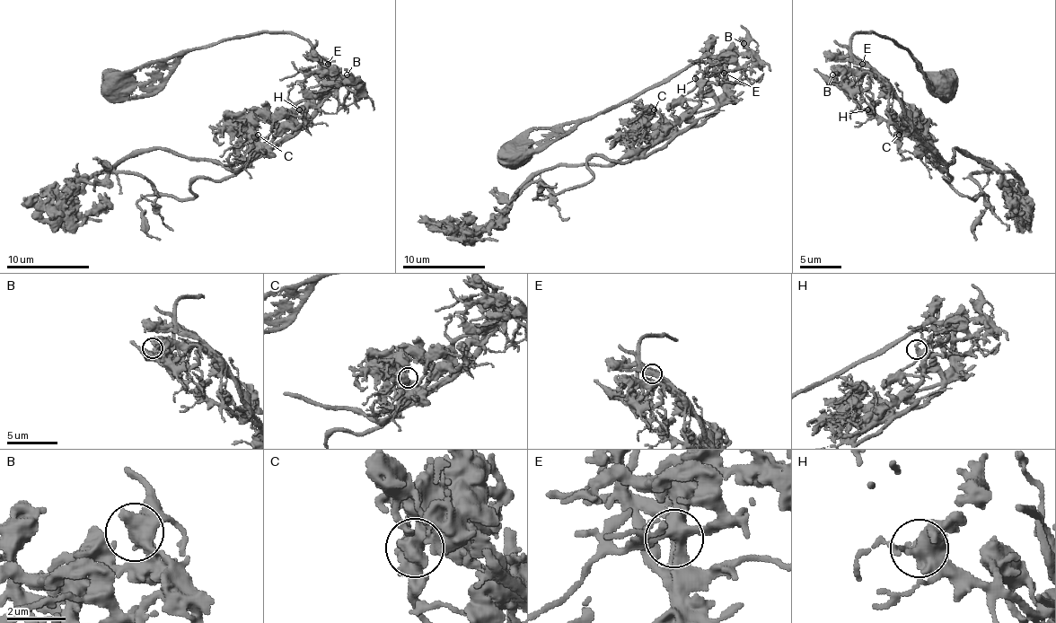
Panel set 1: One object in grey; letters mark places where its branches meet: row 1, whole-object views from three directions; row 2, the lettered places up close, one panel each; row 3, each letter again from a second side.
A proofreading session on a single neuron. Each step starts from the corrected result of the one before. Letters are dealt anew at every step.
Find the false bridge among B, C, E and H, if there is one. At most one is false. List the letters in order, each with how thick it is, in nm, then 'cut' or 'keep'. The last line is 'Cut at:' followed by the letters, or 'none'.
B: calibre 440 nm; keep
C: calibre 440 nm; keep
E: calibre 400 nm; cut
H: calibre 400 nm; keep
Cut at: E

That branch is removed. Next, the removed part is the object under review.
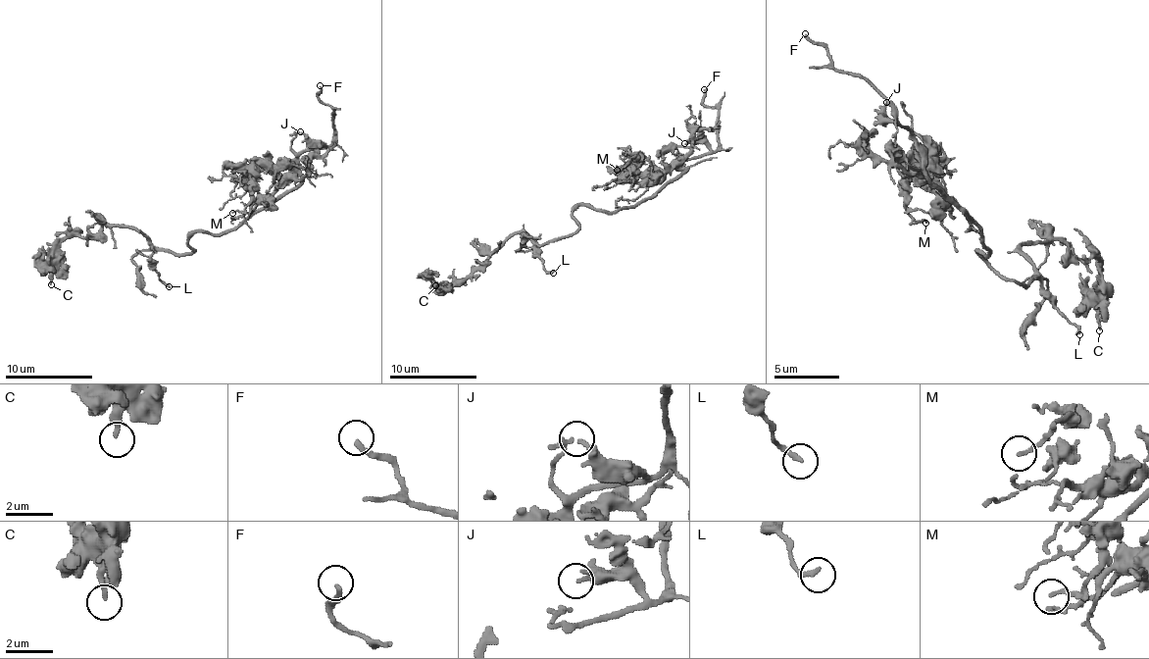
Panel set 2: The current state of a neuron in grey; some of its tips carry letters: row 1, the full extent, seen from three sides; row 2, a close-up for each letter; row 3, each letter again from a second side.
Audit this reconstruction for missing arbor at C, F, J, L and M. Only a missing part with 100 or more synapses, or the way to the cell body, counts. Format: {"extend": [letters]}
{"extend": ["F"]}

